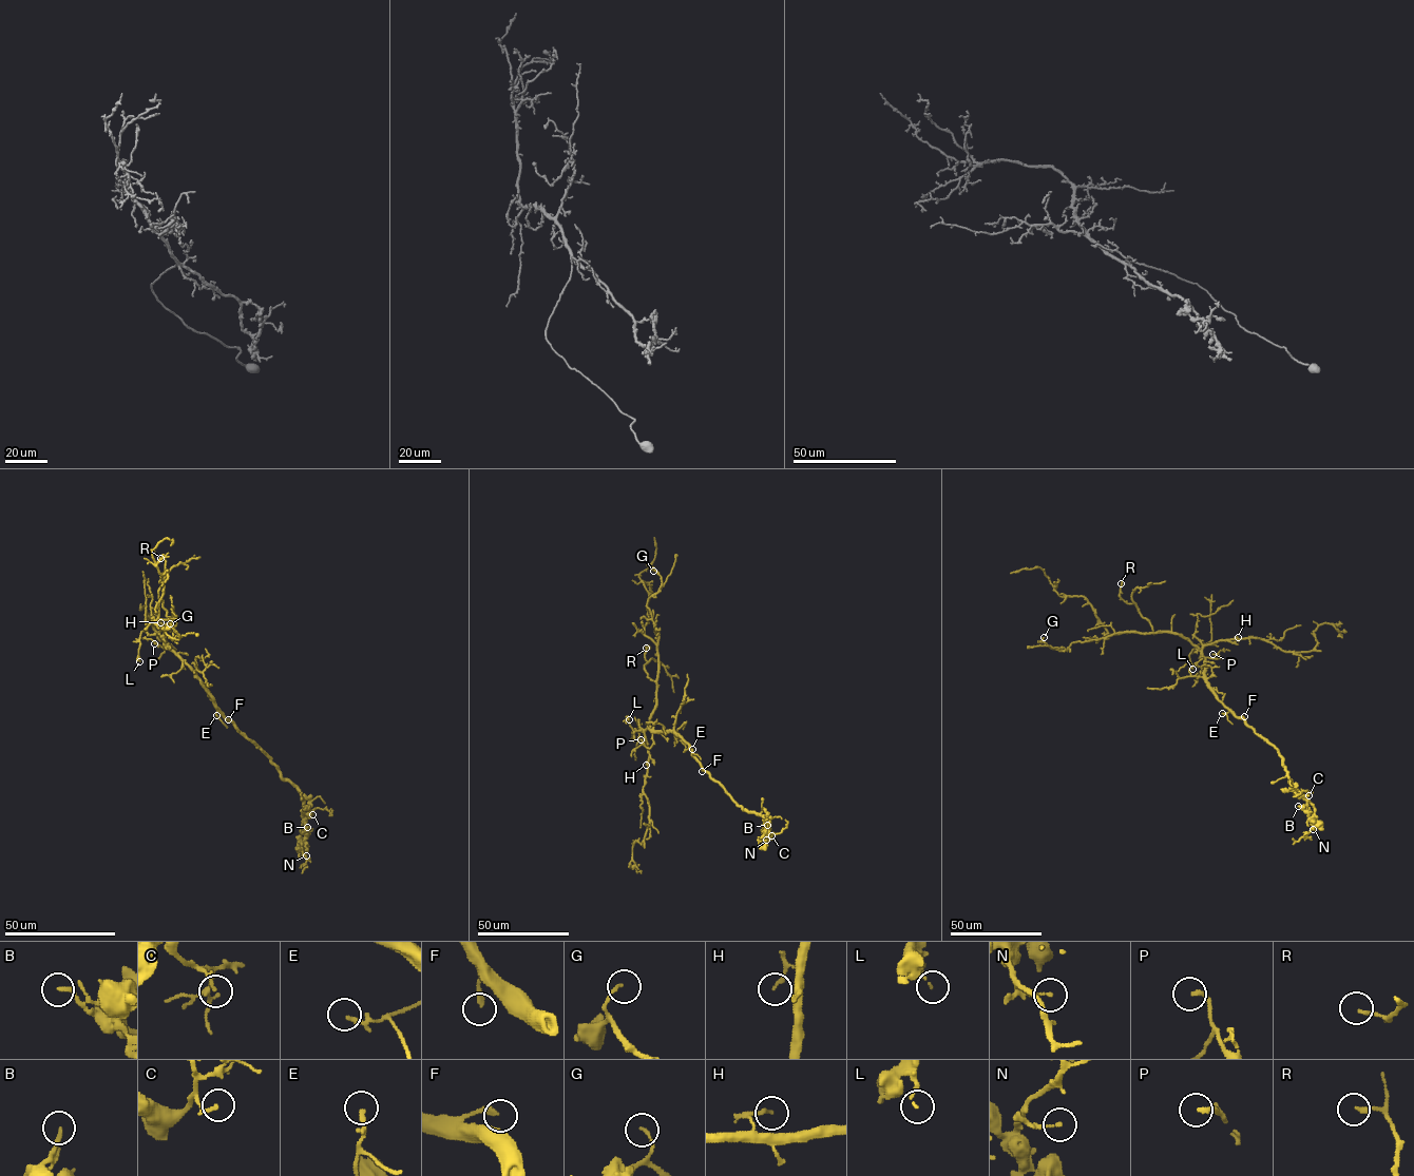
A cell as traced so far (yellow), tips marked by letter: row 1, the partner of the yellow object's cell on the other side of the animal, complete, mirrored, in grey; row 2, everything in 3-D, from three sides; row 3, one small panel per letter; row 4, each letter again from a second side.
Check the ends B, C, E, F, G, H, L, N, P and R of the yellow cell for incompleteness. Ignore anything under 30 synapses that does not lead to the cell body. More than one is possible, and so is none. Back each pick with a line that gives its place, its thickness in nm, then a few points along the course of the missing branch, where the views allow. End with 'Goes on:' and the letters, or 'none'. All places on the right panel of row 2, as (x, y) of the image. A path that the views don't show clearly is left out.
F: at (1244, 716); 220 nm thick; missing branch runs (1244, 716), (1299, 723), (1325, 741), (1375, 798), (1389, 807), (1406, 832), (1403, 846)
Goes on: F

